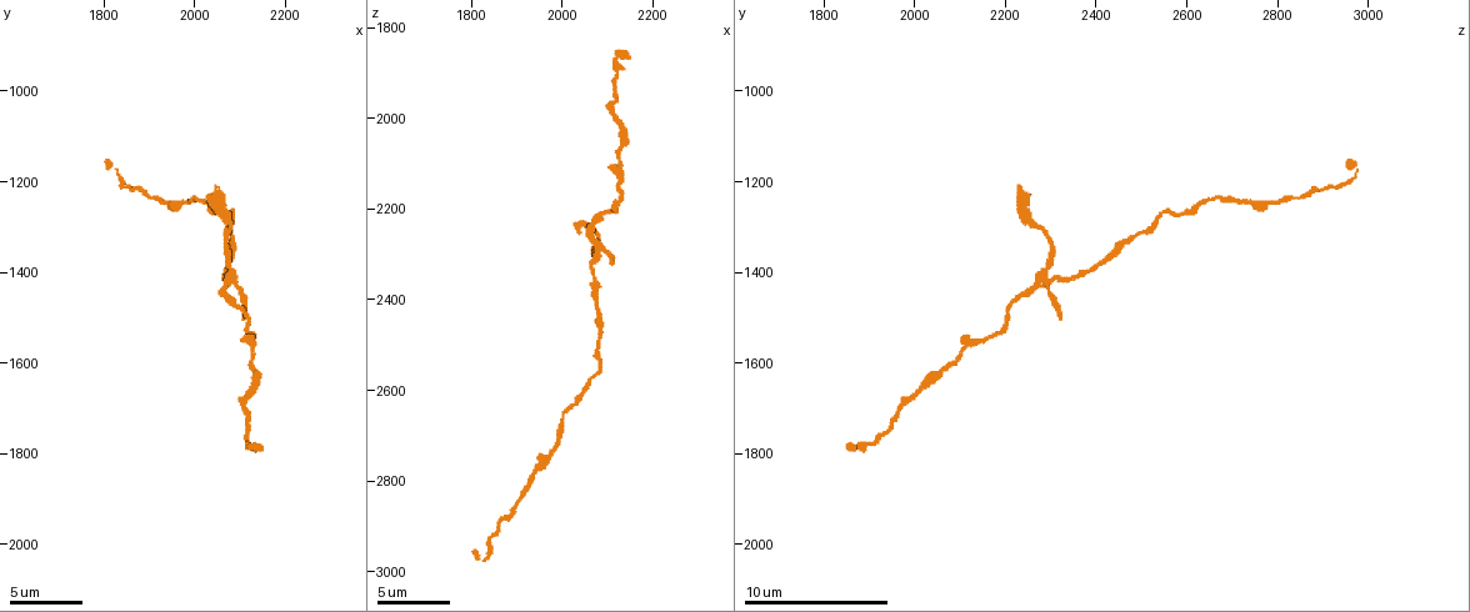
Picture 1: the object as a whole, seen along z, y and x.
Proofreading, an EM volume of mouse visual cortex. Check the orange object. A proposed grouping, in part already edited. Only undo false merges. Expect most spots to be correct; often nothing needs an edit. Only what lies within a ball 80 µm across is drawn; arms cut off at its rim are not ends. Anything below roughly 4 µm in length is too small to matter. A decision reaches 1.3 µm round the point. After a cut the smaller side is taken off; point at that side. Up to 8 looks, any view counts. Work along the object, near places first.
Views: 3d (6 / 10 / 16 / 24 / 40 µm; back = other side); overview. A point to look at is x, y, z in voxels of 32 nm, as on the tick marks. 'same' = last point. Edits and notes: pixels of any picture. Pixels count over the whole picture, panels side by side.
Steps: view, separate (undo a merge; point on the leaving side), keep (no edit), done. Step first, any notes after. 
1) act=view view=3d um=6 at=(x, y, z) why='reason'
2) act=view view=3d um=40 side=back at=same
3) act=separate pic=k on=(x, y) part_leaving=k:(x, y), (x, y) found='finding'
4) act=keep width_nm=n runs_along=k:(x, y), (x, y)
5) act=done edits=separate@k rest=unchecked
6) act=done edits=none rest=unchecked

act=view view=3d um=10 at=(2075, 1375, 2410)

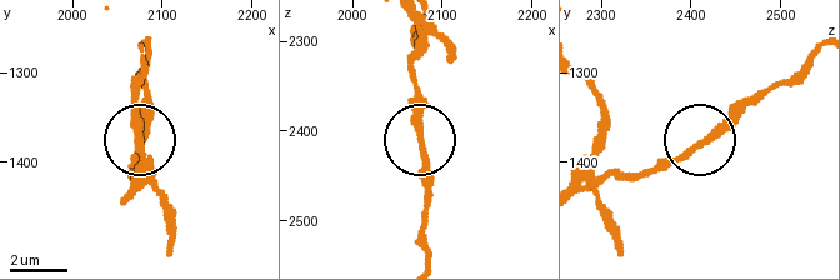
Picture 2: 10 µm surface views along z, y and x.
act=keep runs_along=2:(695, 144), (638, 179) found='continuous, no second neuron'

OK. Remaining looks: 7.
act=view view=3d um=10 at=(1980, 1250, 2735) why='calibre changes'

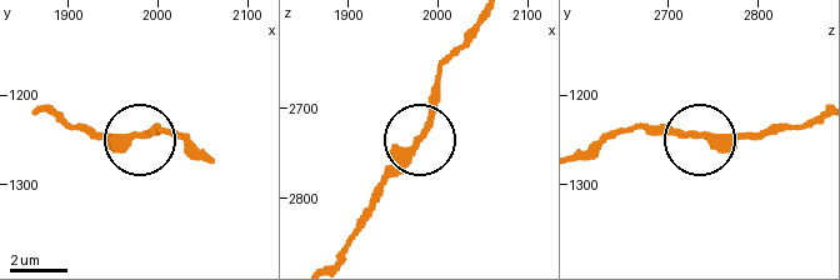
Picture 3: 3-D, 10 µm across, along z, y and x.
act=keep found='all the same neuron'

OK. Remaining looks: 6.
act=view view=3d um=16 at=(2075, 1400, 2275) why='branch point'

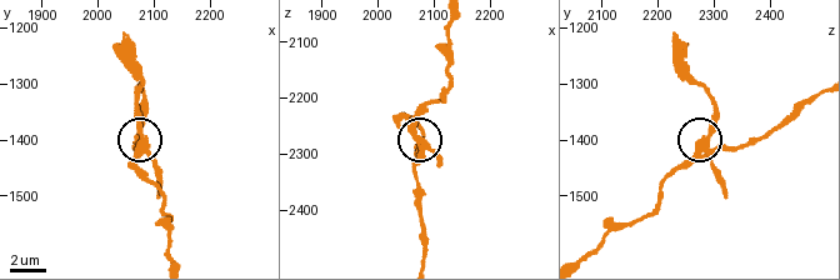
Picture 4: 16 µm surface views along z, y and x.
act=separate pic=4 on=(159, 169) width_nm=260 part_leaving=4:(143, 146), (134, 108), (143, 71), (126, 33) found='a second neuron is stuck on'

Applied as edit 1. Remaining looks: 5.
act=view view=3d um=16 at=(2125, 1610, 2065) why='calibre changes'

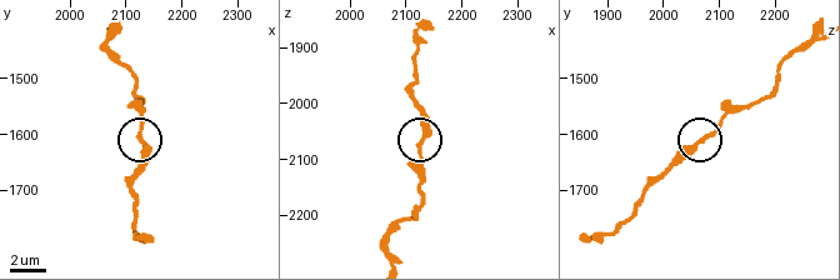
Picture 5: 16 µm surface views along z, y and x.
act=keep found='all the same neuron'

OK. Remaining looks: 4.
act=done edits=separate@4 rest=unchecked

